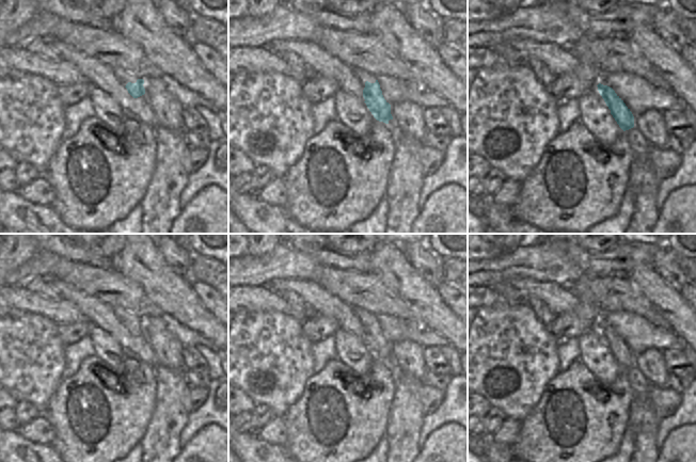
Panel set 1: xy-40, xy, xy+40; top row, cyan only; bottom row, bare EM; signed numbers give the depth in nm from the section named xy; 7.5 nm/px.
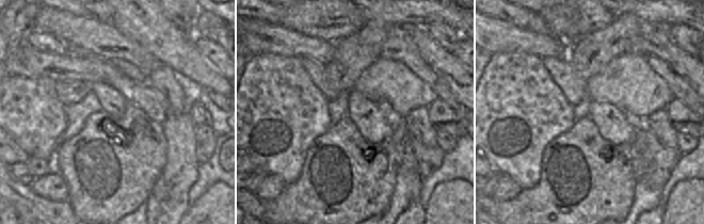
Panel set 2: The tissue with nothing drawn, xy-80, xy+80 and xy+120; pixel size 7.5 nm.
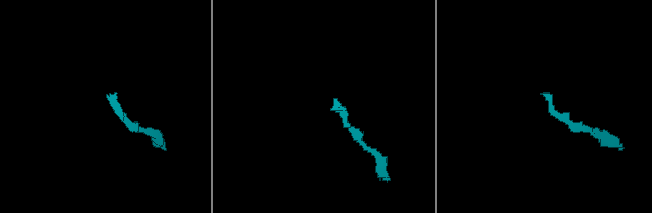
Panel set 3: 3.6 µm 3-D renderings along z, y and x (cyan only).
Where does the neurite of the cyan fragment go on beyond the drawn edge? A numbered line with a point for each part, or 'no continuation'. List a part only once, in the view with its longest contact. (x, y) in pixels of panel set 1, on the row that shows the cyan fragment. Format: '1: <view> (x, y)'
1: xy+40 (596, 116).

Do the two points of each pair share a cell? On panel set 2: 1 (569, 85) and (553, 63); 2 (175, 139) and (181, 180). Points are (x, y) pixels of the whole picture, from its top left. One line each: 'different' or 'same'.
1: same
2: same

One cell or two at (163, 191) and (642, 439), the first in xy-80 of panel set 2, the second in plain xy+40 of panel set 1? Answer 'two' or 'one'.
one

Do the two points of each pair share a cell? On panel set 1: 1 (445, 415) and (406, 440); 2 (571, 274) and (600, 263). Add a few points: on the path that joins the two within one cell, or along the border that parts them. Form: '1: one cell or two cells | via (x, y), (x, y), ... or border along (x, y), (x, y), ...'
1: two cells | border along (425, 416), (418, 436), (420, 448)
2: two cells | border along (568, 249), (568, 256), (585, 272)

